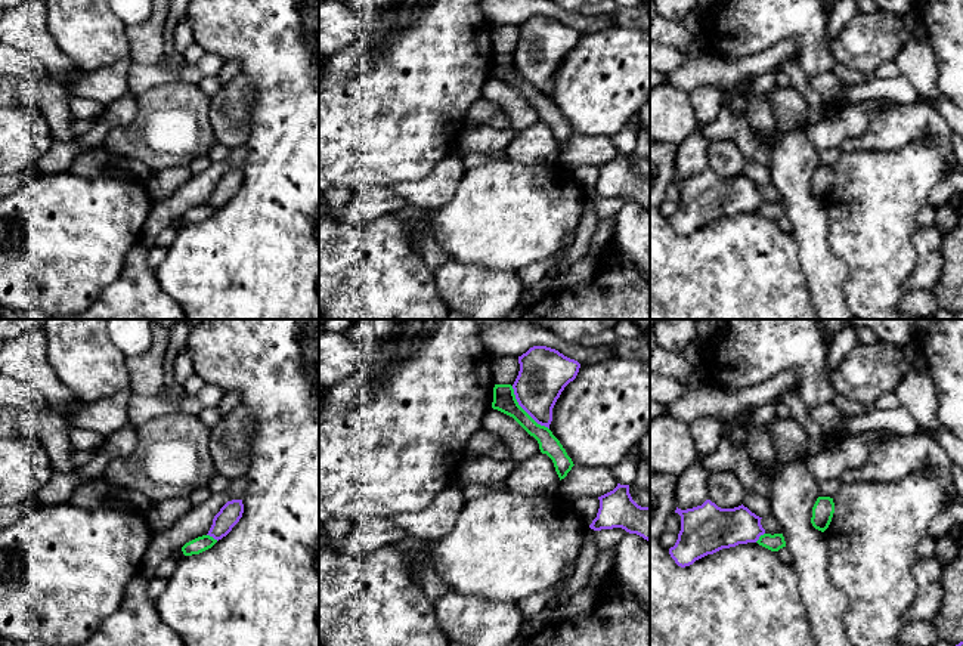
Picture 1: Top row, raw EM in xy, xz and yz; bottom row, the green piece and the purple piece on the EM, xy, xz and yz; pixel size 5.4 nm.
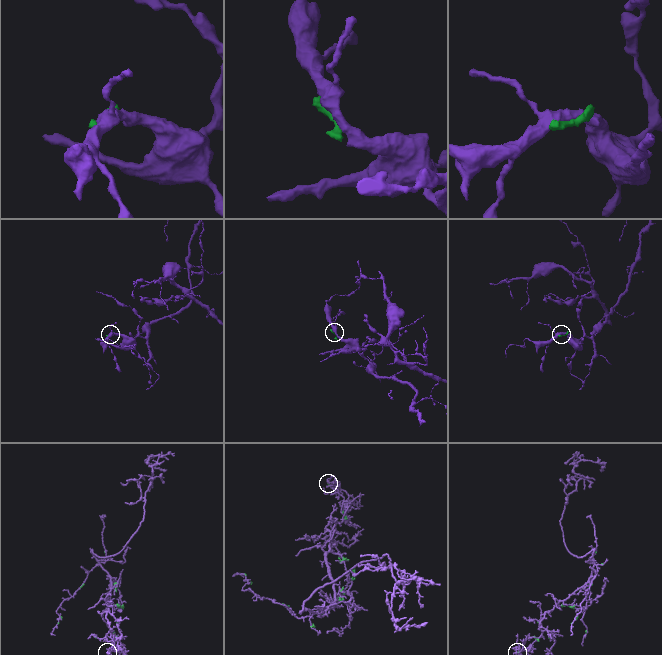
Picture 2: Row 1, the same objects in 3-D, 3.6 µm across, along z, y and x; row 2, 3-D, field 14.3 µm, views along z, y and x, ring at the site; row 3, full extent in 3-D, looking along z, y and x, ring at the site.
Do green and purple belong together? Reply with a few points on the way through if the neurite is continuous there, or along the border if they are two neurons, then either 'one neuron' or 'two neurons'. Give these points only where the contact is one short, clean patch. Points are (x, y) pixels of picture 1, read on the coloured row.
one neuron

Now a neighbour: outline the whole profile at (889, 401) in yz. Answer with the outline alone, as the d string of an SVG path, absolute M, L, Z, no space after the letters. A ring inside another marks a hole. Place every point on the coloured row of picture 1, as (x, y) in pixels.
M888 392L885 393L873 408L876 409L894 409L901 407L899 399L895 392Z

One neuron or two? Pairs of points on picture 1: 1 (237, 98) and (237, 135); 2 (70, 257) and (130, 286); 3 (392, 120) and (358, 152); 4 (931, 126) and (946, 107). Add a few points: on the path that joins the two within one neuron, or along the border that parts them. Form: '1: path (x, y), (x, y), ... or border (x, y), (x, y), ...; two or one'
1: path (237, 107), (237, 126); one
2: border (130, 247), (123, 272), (92, 303); two
3: path (383, 127), (367, 144); one
4: border (907, 104), (928, 101), (947, 123); two

